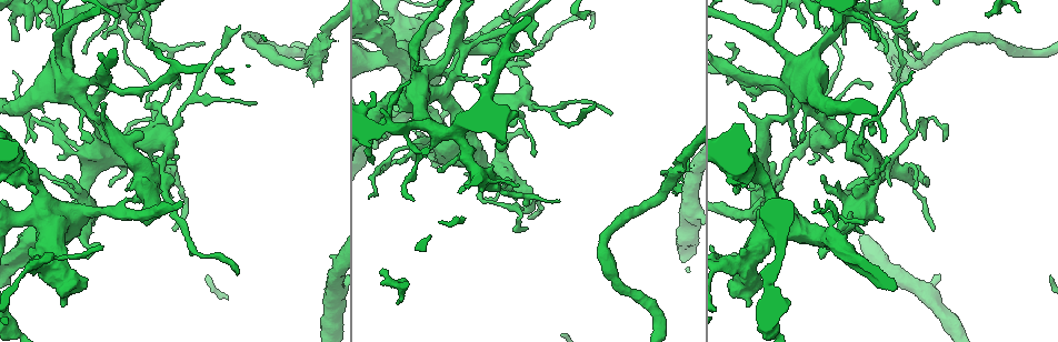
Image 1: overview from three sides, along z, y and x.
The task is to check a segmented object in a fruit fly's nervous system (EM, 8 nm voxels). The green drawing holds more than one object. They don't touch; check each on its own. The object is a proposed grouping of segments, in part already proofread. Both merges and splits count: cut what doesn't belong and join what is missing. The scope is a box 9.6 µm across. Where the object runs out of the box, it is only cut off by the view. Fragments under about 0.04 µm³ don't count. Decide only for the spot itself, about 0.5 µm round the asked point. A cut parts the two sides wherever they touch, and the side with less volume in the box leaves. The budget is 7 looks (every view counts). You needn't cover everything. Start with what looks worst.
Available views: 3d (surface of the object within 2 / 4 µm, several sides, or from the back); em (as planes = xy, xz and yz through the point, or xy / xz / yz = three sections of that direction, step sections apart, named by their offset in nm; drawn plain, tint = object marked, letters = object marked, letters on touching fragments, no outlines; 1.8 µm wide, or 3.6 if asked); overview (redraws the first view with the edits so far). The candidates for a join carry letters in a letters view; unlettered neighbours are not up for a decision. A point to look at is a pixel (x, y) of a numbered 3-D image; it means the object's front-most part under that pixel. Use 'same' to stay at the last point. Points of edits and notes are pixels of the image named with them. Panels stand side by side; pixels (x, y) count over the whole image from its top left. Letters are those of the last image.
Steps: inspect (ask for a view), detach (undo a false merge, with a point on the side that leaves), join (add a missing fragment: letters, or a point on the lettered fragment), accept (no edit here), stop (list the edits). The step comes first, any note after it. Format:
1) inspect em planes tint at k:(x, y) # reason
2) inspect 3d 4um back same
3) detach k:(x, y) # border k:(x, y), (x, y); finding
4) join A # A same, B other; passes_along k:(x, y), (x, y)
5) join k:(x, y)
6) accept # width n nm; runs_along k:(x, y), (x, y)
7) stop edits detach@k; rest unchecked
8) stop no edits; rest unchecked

inspect 3d 2um at 1:(892, 74) # an open end

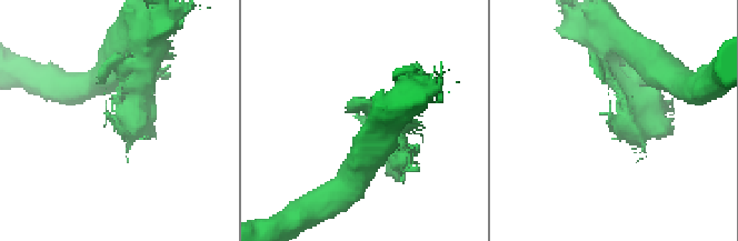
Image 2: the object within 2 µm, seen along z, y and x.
inspect em planes tint at 2:(356, 115)

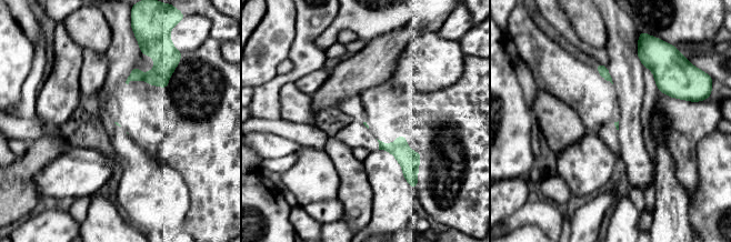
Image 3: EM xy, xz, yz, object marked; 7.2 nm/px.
inspect em planes letters same # what lies round it

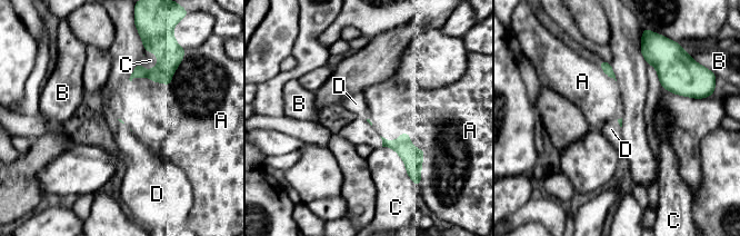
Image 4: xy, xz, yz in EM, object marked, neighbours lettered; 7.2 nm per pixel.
accept # longest_contact A 420 nm; A other, B other, C other, D other; no lettered fragment goes on from it

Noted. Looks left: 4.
inspect em 3.6um planes letters at 1:(859, 150) # sudden change in width

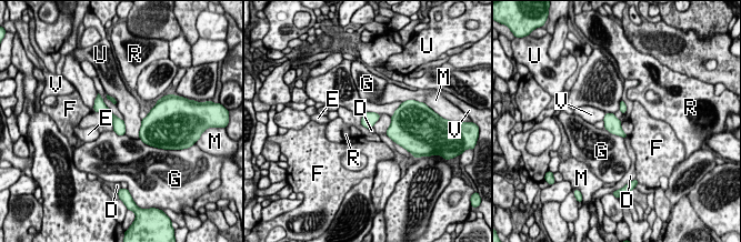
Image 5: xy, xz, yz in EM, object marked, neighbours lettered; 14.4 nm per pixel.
accept # D other, E other, F other, G other, M other, R other, U other, V other; runs_along 5:(99, 100), (114, 118), (122, 131); continuous, no second neuron

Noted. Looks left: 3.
inspect 3d 4um at 1:(131, 171) # thin arm on a thick one

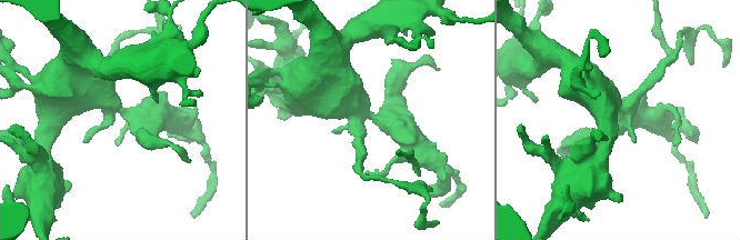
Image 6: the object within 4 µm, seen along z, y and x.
inspect em planes letters at 6:(125, 114) # now the EM

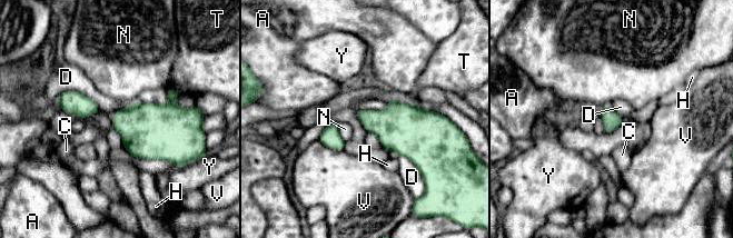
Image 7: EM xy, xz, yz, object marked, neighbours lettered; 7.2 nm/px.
accept # width 120 nm; A other, C other, D other, H other, N other, T other, V other, Y other; border 7:(57, 97), (79, 91), (101, 111); all the same neuron

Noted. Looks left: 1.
stop no edits; rest unchecked

